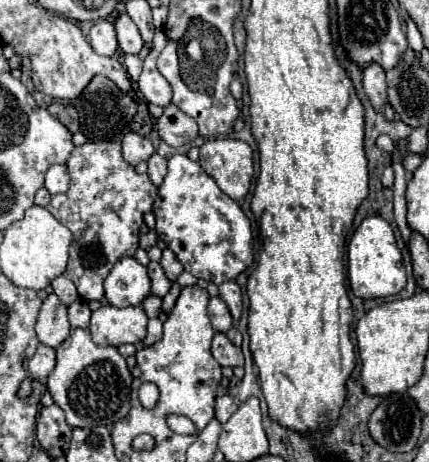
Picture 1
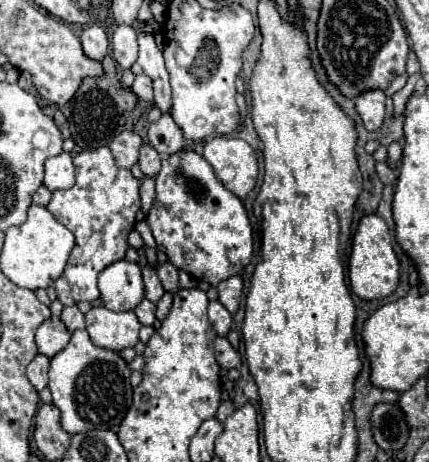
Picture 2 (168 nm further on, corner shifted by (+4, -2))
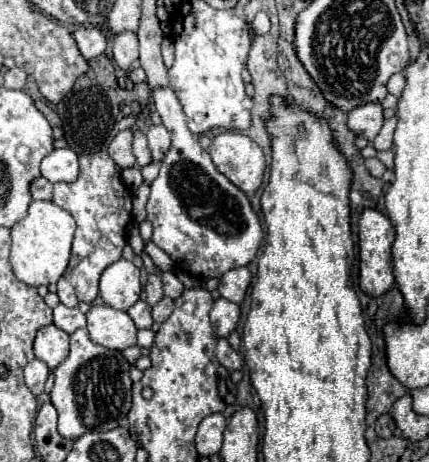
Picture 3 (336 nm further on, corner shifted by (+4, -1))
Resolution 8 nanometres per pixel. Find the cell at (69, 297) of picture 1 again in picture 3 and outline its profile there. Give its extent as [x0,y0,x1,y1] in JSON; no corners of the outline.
[58,278,78,306]

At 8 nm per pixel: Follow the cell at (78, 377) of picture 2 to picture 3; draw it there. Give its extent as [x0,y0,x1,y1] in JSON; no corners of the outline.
[50,328,132,440]

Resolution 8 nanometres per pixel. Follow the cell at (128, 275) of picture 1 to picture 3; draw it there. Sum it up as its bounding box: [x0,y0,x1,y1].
[100,260,140,310]

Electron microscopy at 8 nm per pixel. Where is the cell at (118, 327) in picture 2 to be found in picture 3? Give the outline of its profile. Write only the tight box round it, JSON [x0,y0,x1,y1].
[86,304,136,350]

